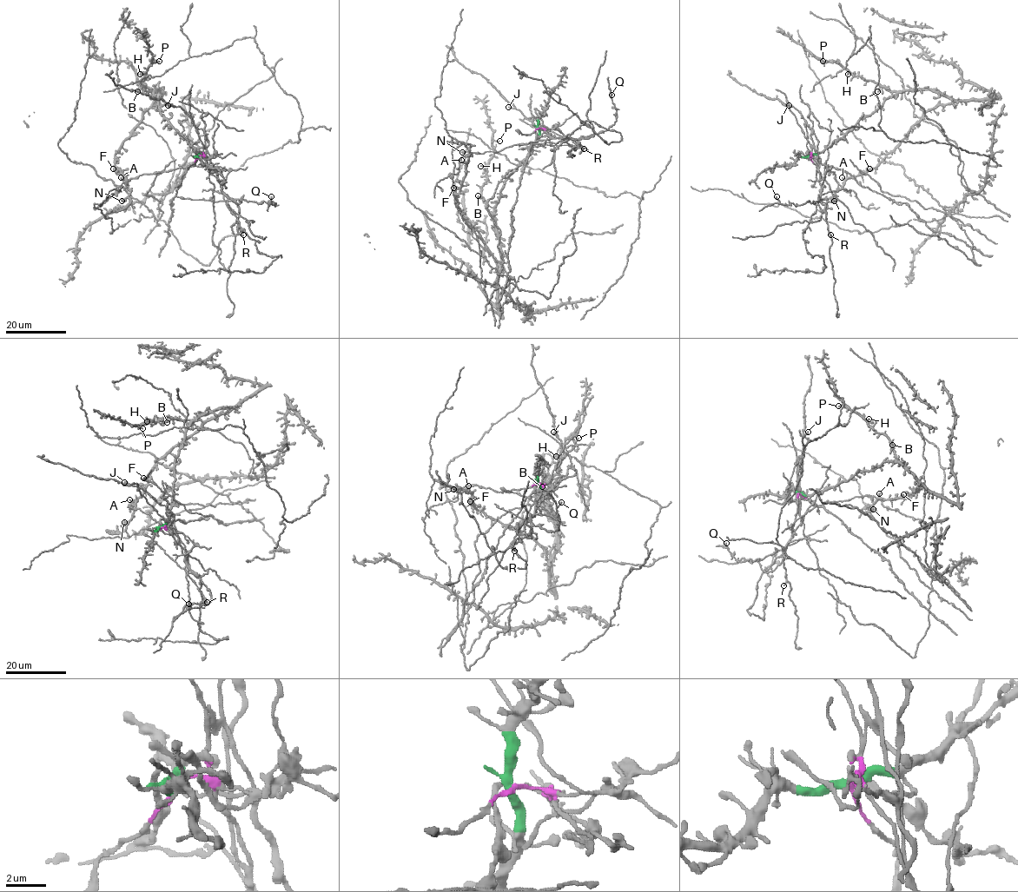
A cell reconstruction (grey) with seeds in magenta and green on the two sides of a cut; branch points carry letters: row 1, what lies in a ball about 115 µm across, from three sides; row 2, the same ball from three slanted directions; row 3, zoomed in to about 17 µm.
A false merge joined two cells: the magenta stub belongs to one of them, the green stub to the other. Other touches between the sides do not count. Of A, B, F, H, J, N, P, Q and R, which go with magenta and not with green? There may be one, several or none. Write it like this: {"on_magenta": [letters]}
{"on_magenta": ["J", "Q", "R"]}

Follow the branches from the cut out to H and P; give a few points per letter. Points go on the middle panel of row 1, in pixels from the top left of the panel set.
H: (538, 128), (538, 141), (504, 182), (492, 214), (481, 195), (486, 170), (480, 165)
P: (538, 128), (538, 141), (504, 182), (492, 214), (481, 195), (481, 186), (493, 152), (492, 142), (499, 141)

